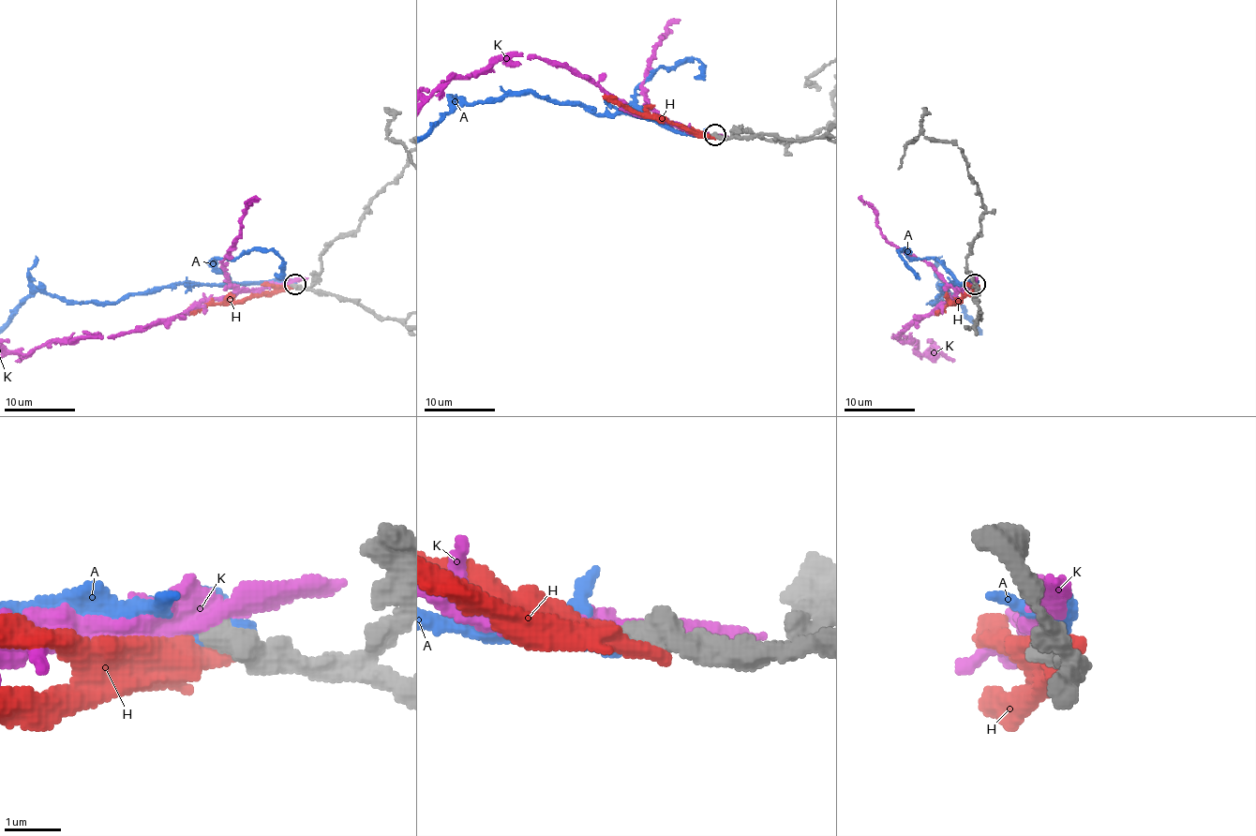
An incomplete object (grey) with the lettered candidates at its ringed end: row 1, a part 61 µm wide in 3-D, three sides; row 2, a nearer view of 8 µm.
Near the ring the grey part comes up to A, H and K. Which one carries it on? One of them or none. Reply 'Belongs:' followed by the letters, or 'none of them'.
Belongs: A

